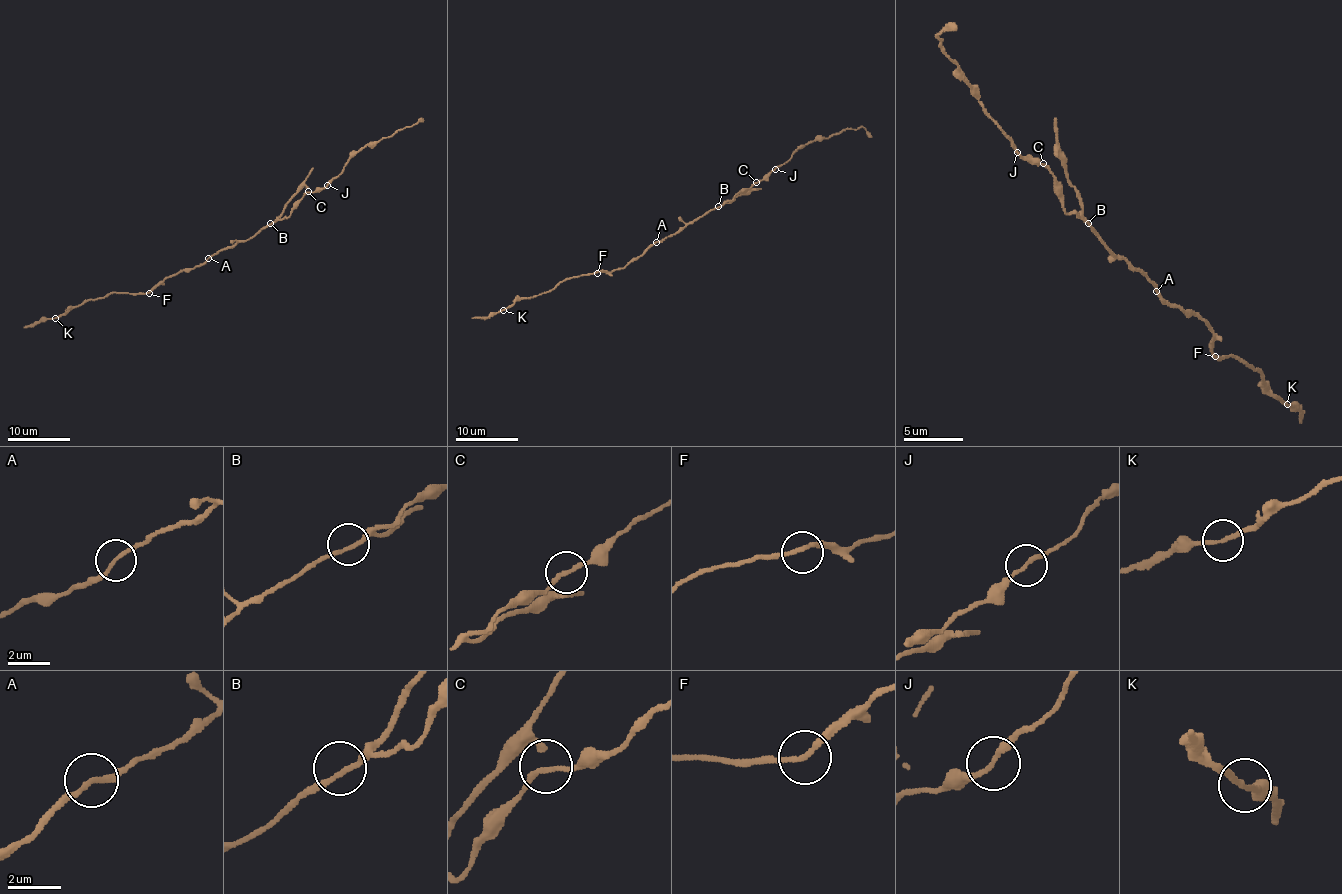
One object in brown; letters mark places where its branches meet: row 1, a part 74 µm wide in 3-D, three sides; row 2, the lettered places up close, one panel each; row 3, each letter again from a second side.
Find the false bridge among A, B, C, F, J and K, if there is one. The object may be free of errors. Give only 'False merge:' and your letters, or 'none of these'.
False merge: J

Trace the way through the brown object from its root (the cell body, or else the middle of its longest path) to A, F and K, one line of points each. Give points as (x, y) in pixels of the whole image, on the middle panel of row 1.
A: (686, 224), (656, 242)
F: (686, 224), (633, 257), (622, 268), (597, 273)
K: (686, 224), (633, 257), (622, 268), (565, 277), (553, 288), (530, 298), (519, 298), (503, 310)

